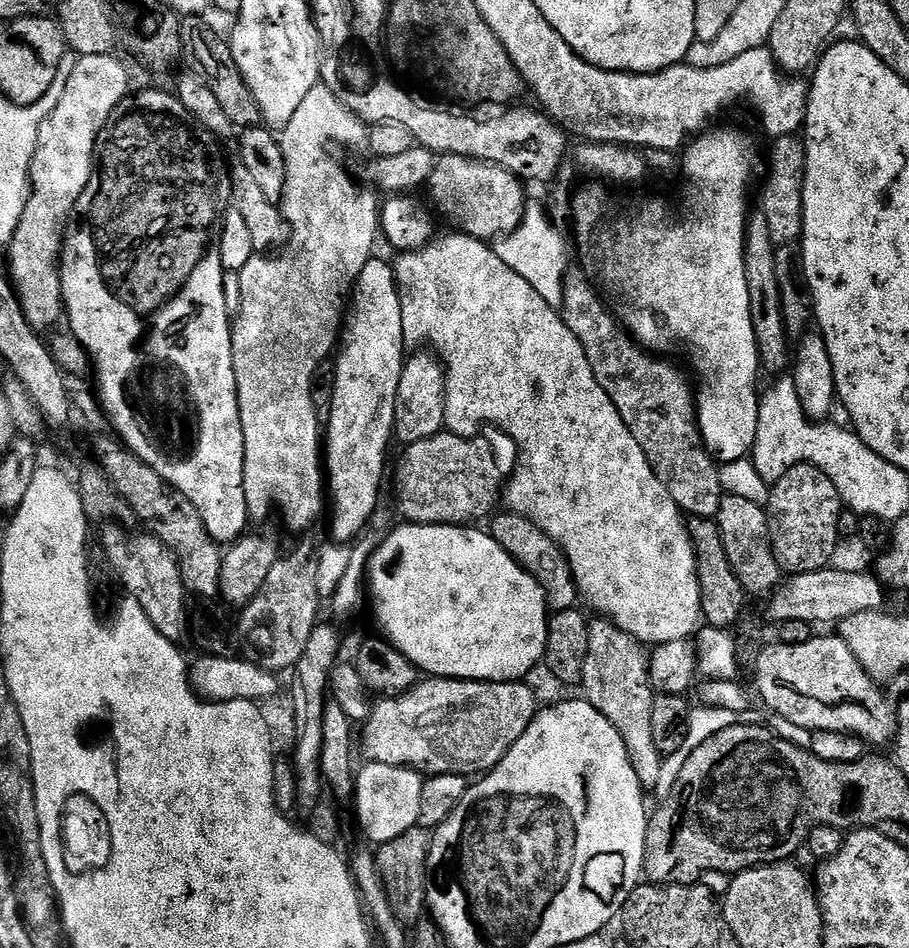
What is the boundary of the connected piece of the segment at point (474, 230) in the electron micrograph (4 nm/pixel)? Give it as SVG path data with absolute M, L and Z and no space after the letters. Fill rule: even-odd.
M460 155L439 157L434 164L431 176L426 183L426 191L434 204L433 209L440 212L453 231L481 240L492 240L517 231L518 224L526 212L526 199L522 196L523 183L519 177L496 164L482 163Z

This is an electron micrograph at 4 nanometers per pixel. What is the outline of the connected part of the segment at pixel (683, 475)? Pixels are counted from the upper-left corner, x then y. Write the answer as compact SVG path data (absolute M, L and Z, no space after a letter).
M596 296L589 298L588 305L584 305L580 300L570 302L568 300L562 308L562 319L568 329L580 339L580 345L584 347L593 377L600 383L606 395L611 398L618 414L624 419L624 424L628 427L633 441L638 445L639 451L647 456L651 467L662 477L668 492L671 493L682 513L692 518L715 517L719 510L722 489L720 490L720 480L716 477L715 470L712 469L713 461L702 447L702 440L698 435L693 385L688 385L687 378L674 365L667 364L667 362L672 362L657 358L633 340L631 335L618 323L617 317L602 303L601 297Z

